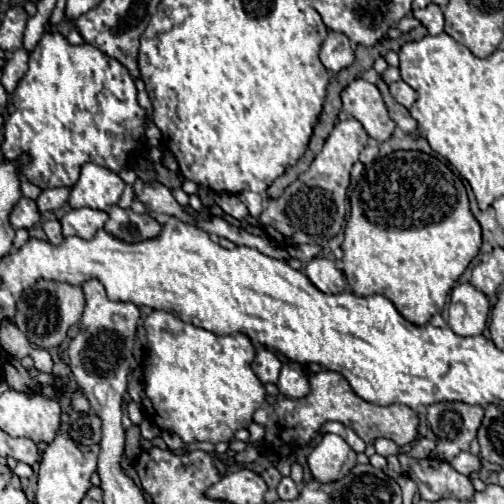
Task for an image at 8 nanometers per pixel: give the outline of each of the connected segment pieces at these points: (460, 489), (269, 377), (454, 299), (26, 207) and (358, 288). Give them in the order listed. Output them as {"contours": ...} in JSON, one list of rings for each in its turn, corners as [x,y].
{"contours":[[[[400,454],[398,458],[402,464],[402,472],[418,484],[418,492],[424,500],[472,500],[472,482],[456,472],[448,462],[436,458],[416,460],[408,454]]],[[[262,348],[256,352],[256,358],[252,362],[252,370],[256,372],[256,376],[266,384],[266,382],[274,382],[278,380],[280,374],[280,360],[276,358],[274,352],[270,352],[268,348]]],[[[458,284],[452,290],[448,312],[448,326],[458,336],[478,336],[486,328],[490,304],[482,292],[472,288],[472,284]]],[[[20,198],[10,212],[10,224],[14,230],[32,228],[38,220],[40,220],[40,214],[36,210],[36,202],[30,198]]],[[[398,150],[398,152],[392,152],[390,156],[386,158],[380,158],[372,164],[372,168],[368,168],[368,172],[364,172],[362,180],[356,184],[356,188],[350,192],[350,220],[346,224],[346,230],[344,230],[344,242],[342,242],[342,252],[344,252],[344,276],[352,288],[352,292],[356,296],[372,296],[372,294],[382,294],[386,296],[394,306],[396,310],[412,324],[416,326],[424,326],[430,322],[430,318],[438,312],[436,304],[446,304],[446,296],[448,292],[452,290],[452,286],[456,284],[456,280],[462,276],[462,272],[468,268],[468,264],[474,260],[474,256],[478,254],[480,250],[480,244],[482,244],[482,234],[480,234],[480,224],[476,222],[476,218],[472,216],[470,212],[470,206],[468,206],[468,196],[466,196],[466,188],[462,184],[462,178],[446,164],[442,164],[436,156],[428,156],[424,152],[404,152],[404,150]]]]}

